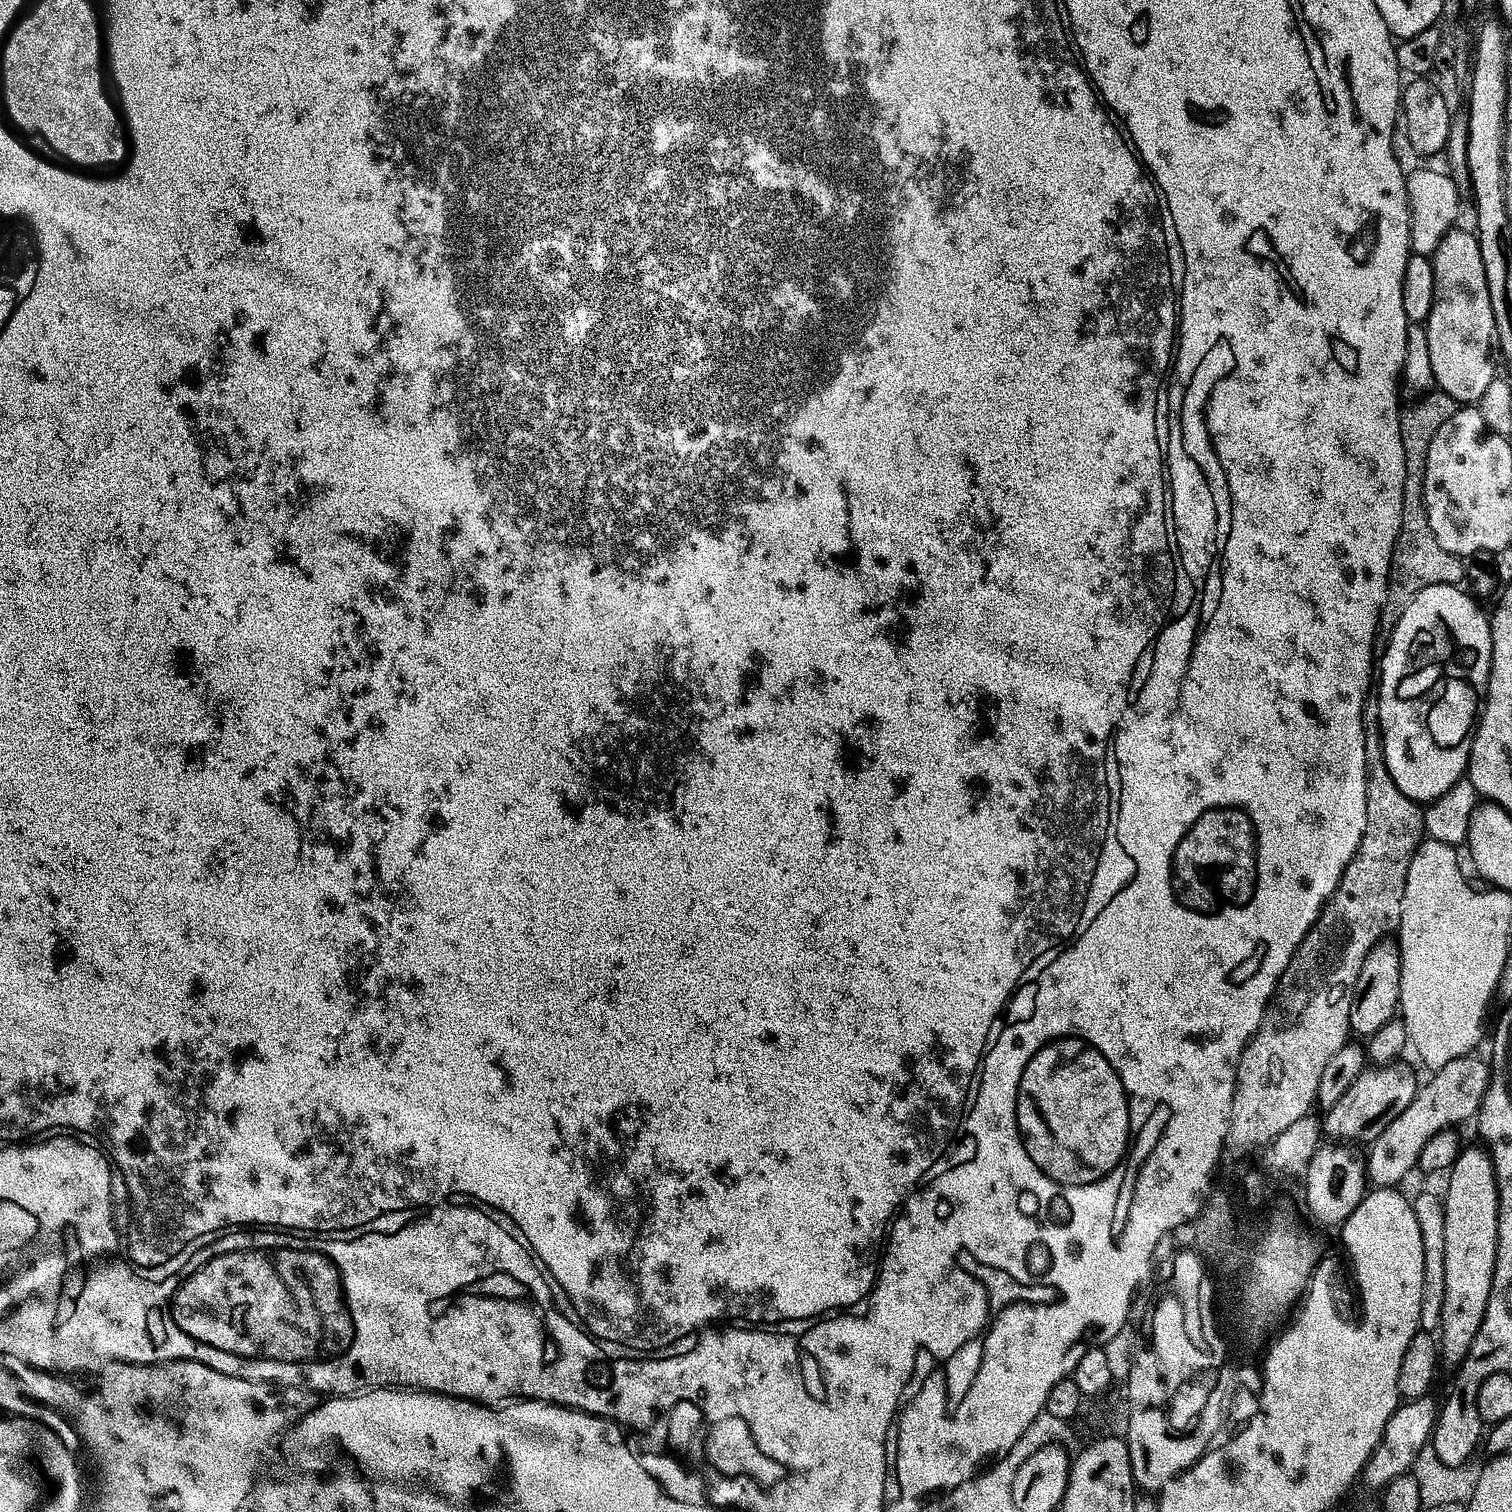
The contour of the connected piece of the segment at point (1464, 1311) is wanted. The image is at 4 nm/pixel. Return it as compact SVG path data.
M1481 1147L1463 1149L1450 1169L1448 1192L1444 1194L1446 1216L1446 1289L1440 1323L1440 1360L1443 1367L1458 1369L1469 1356L1485 1321L1486 1307L1497 1266L1498 1226L1500 1225L1500 1191L1492 1157Z

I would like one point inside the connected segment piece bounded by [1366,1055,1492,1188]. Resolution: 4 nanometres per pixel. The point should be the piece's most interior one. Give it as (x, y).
(1455, 1094)

